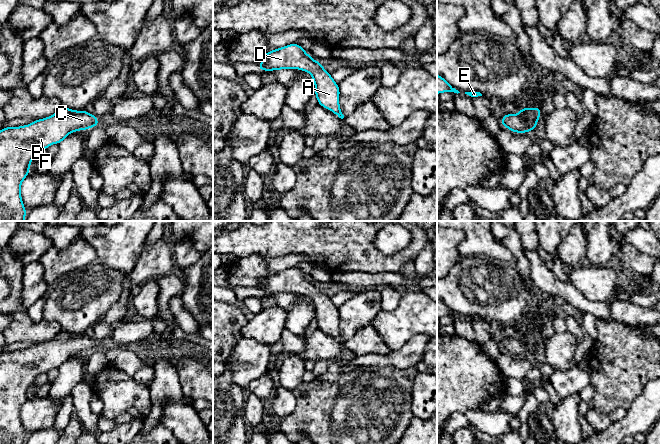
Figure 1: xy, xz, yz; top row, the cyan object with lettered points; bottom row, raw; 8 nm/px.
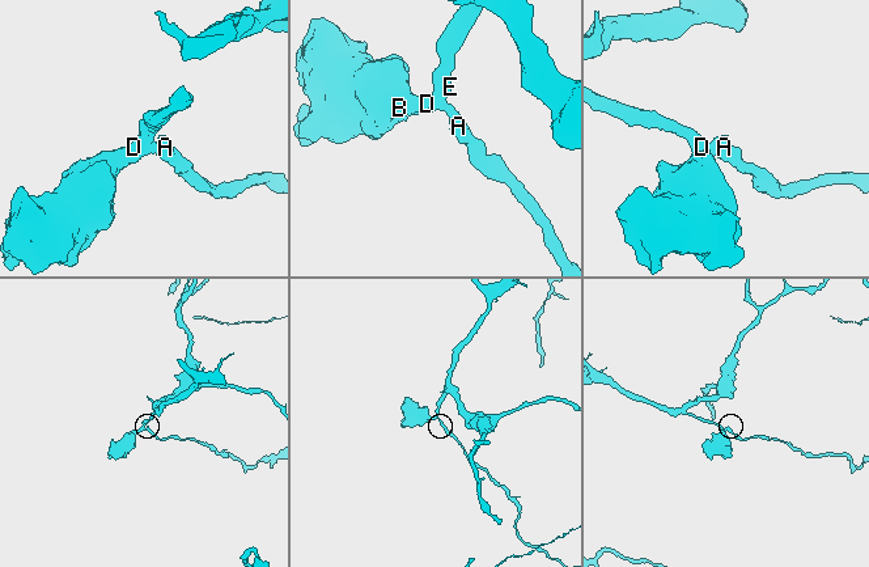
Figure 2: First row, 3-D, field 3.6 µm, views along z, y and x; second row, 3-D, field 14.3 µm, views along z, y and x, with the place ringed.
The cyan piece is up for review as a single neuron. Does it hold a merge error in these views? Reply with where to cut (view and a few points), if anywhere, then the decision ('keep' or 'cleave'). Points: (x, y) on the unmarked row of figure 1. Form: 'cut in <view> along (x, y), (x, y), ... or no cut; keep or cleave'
no cut; keep

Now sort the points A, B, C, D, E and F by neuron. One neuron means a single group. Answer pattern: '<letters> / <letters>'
A B C D E F

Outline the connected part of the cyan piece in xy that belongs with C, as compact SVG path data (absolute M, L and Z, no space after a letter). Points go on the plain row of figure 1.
M60 331L55 338L18 351L0 354L0 444L25 444L26 433L21 421L21 408L28 400L34 380L52 368L61 367L70 357L99 349L98 342L85 334Z

